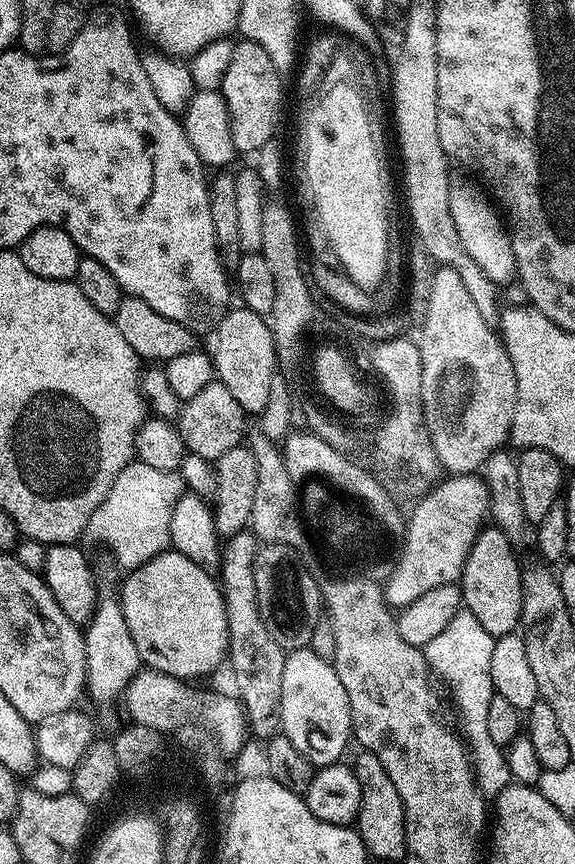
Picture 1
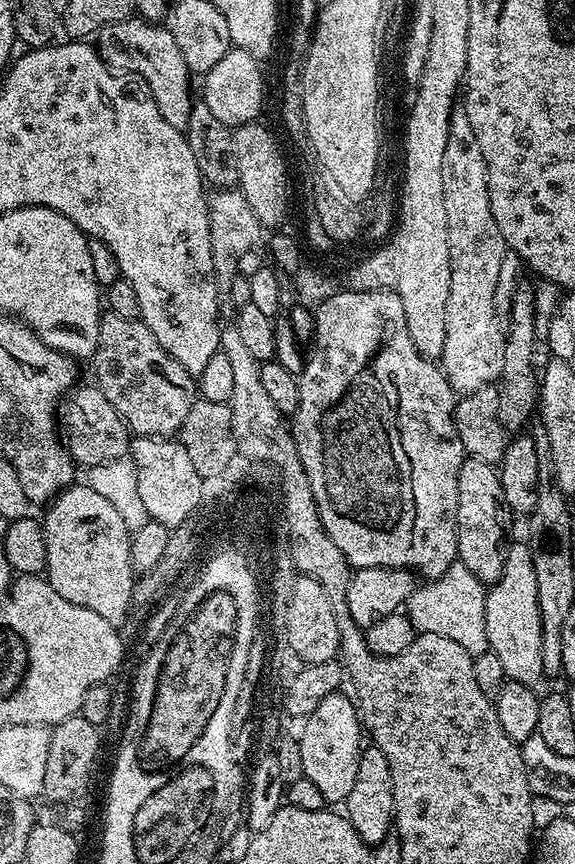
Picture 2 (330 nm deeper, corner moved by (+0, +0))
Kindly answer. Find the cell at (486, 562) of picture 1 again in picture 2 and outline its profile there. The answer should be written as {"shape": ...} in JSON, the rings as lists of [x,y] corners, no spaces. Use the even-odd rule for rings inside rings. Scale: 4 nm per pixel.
{"shape":[[[465,458],[458,470],[458,518],[456,519],[456,554],[459,563],[474,574],[485,586],[495,584],[503,570],[503,563],[506,562],[507,550],[510,545],[508,538],[508,527],[514,521],[514,514],[508,509],[506,494],[502,490],[499,471],[493,465]]]}

